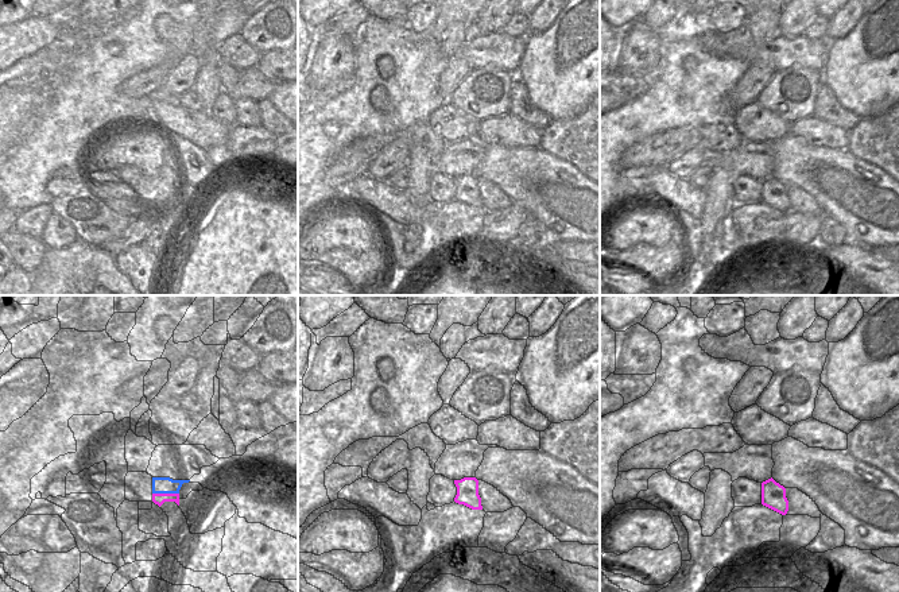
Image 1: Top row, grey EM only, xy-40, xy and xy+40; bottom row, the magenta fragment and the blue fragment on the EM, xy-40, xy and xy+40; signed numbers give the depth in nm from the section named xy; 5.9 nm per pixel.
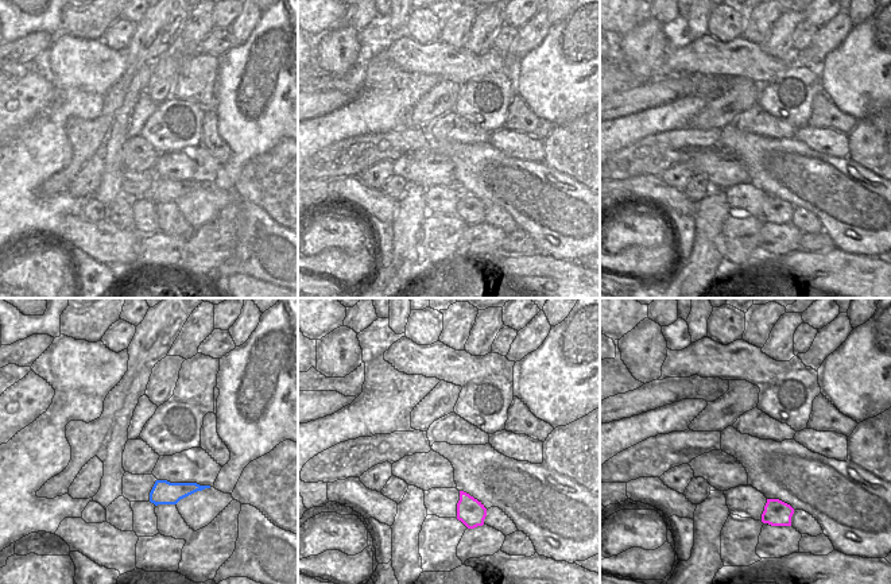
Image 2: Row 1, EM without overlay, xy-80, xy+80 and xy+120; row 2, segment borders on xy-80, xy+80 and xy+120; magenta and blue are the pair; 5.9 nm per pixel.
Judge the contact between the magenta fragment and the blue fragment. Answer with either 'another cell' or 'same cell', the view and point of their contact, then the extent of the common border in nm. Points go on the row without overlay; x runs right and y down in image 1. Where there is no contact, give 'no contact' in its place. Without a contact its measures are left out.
another cell | xy-40 (166, 192) | 160 nm

